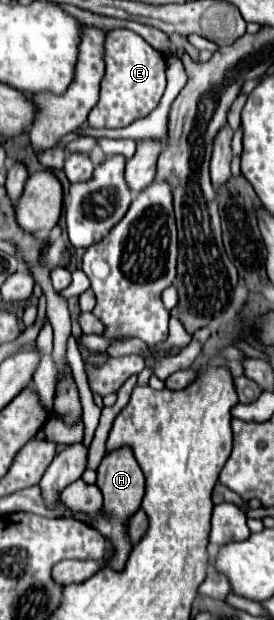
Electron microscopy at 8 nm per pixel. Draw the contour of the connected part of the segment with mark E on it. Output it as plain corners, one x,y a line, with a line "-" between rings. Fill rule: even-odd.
114,29
106,37
104,61
106,75
102,79
100,101
88,115
90,127
126,127
158,107
166,89
166,61
160,51
130,29

